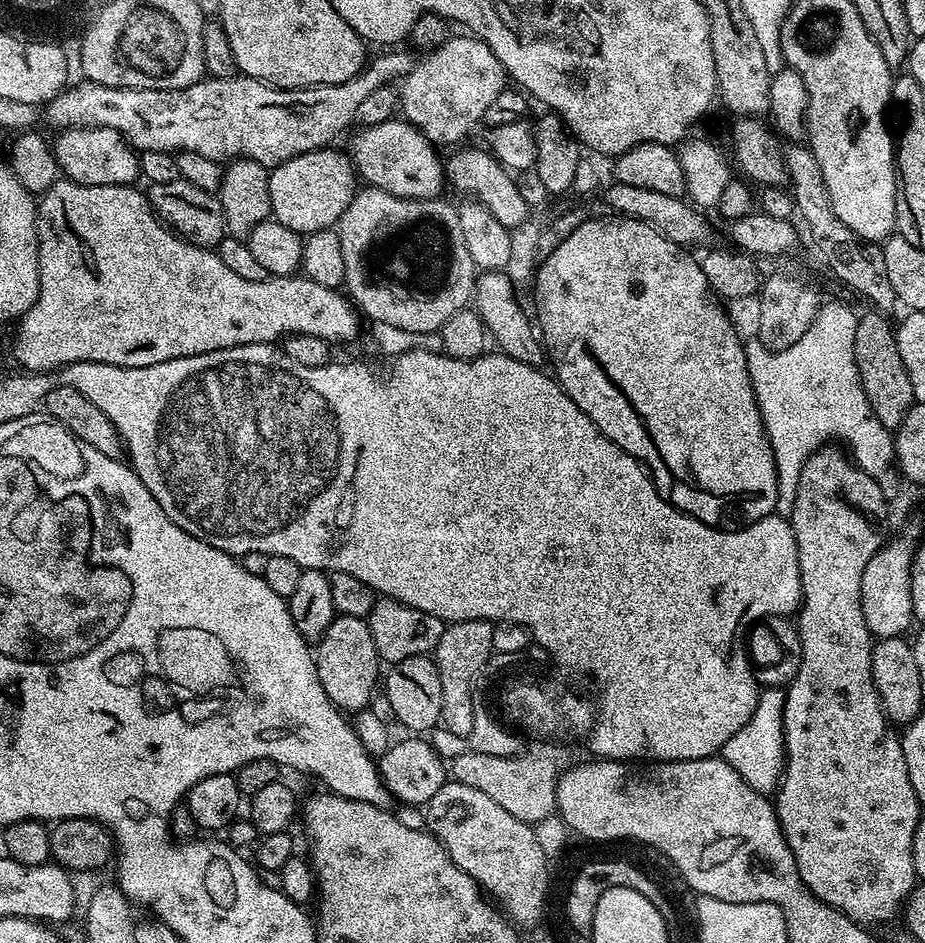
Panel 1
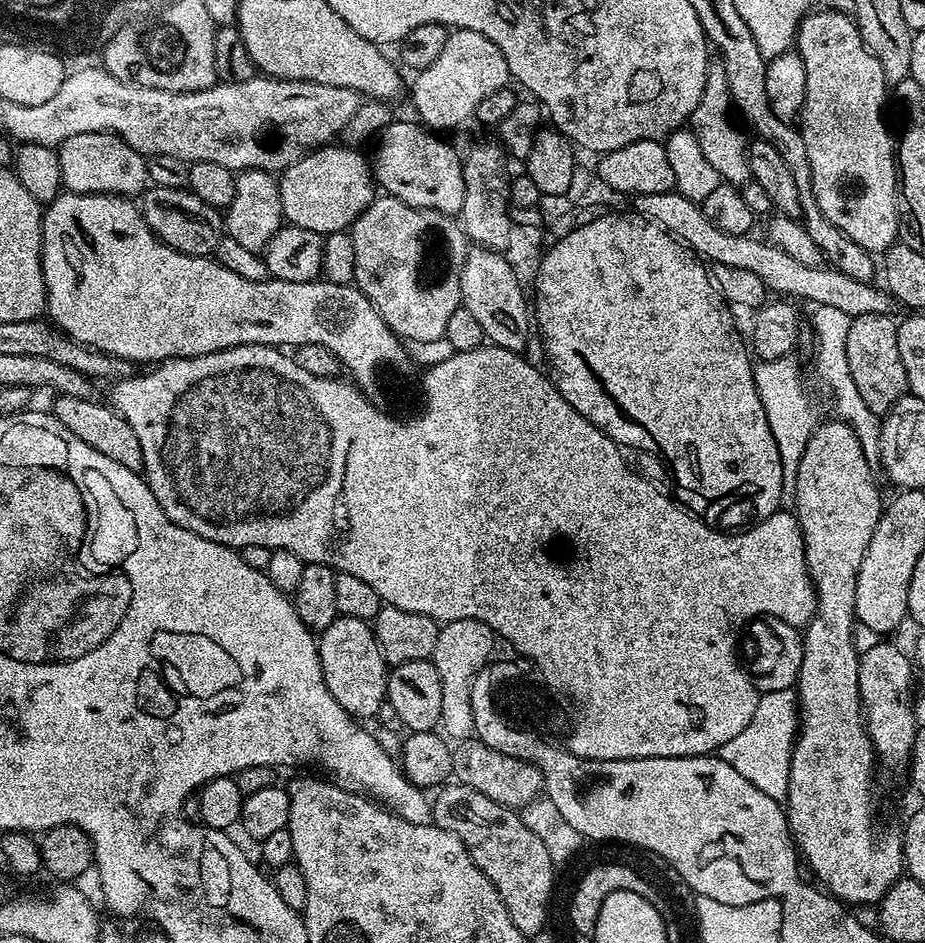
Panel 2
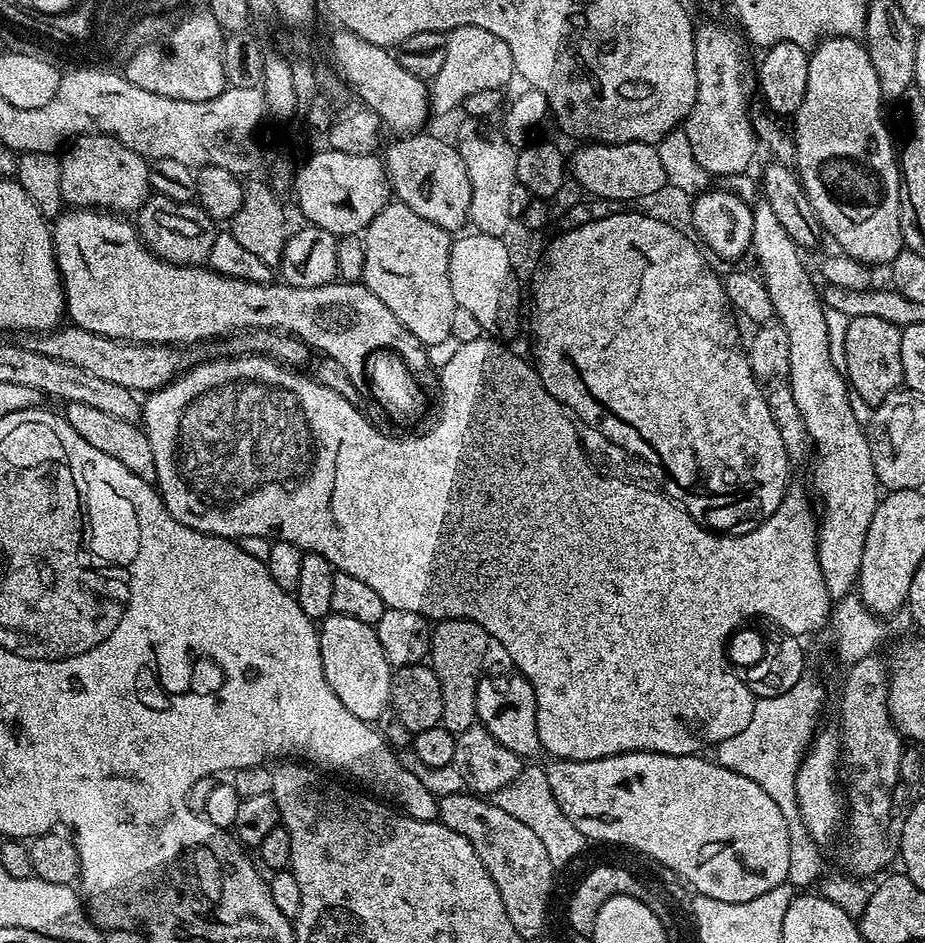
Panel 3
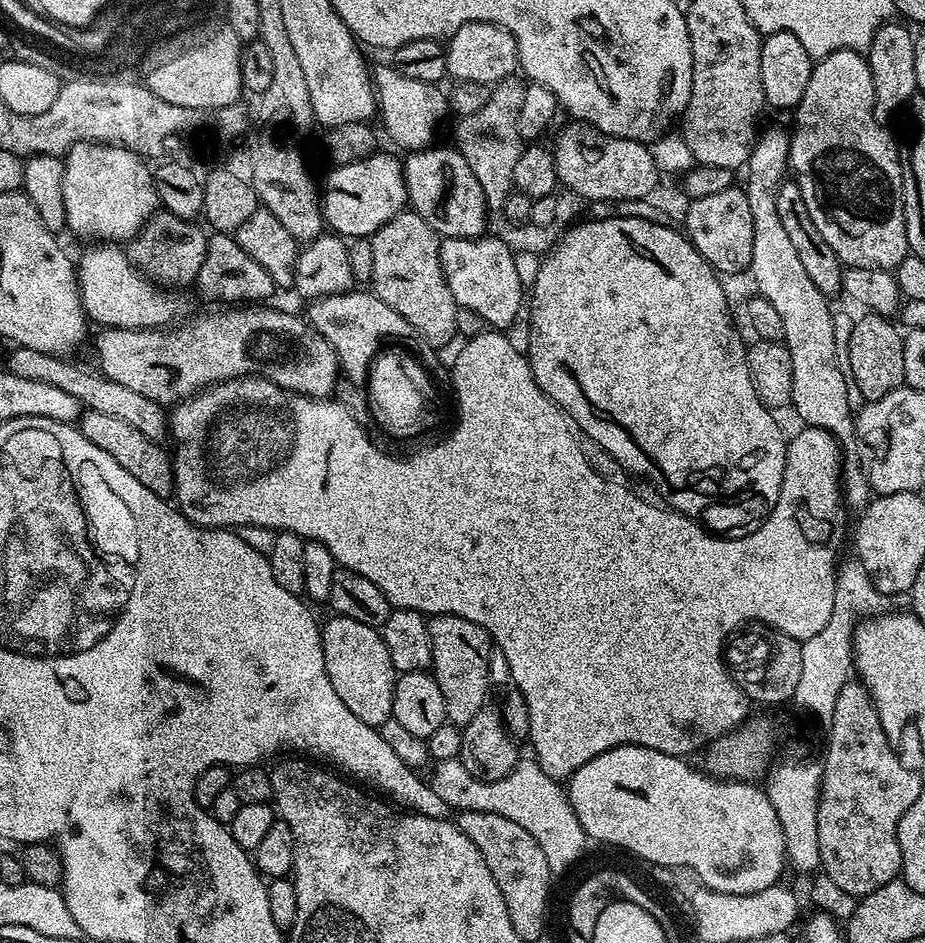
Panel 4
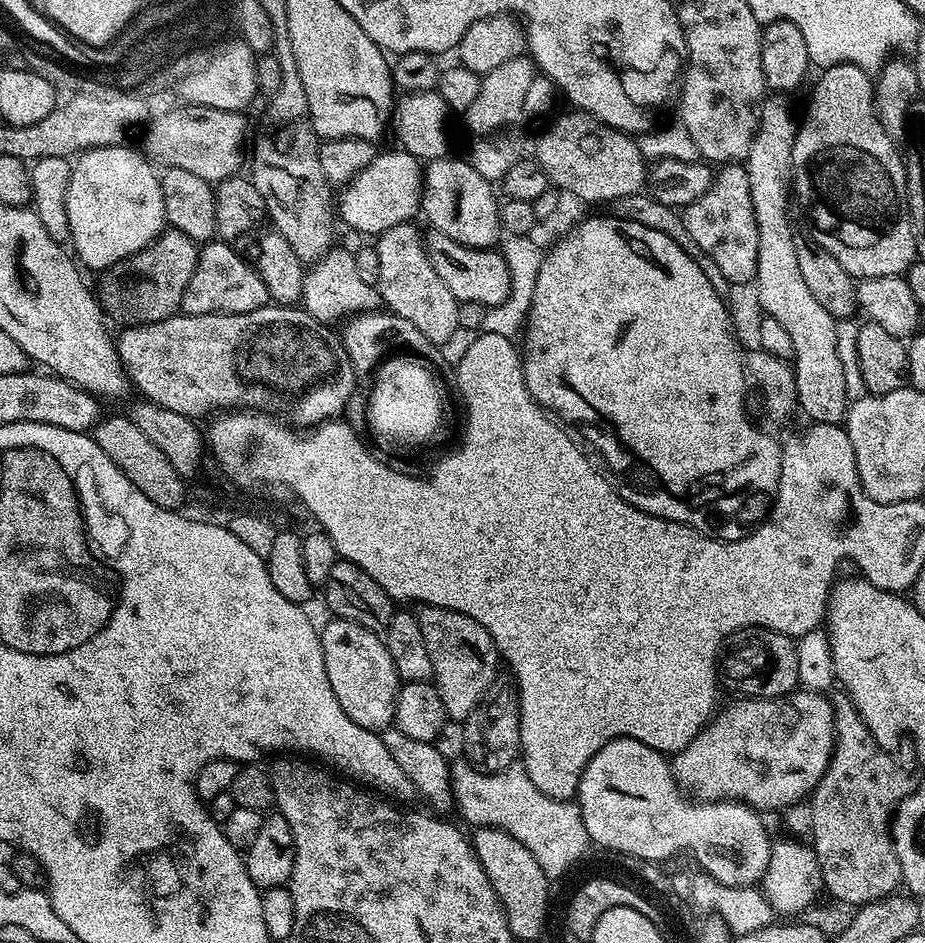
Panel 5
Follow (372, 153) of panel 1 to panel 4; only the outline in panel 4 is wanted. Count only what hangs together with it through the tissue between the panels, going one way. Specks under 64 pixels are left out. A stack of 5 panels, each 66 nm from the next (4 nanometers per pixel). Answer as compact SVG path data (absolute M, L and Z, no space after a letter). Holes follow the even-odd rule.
M429 146L403 157L404 177L411 211L417 212L427 224L444 238L466 238L471 240L485 235L490 209L470 170L466 158L455 146L436 148Z

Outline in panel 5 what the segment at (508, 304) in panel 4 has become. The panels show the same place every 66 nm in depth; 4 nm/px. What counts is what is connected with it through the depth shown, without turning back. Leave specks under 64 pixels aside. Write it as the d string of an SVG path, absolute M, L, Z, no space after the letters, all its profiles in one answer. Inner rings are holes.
M432 230L429 233L424 240L424 249L428 252L438 278L446 282L446 286L452 291L456 300L478 302L485 306L503 303L511 290L511 278L504 257L499 251L487 248L467 248L446 238L446 234L441 232Z

